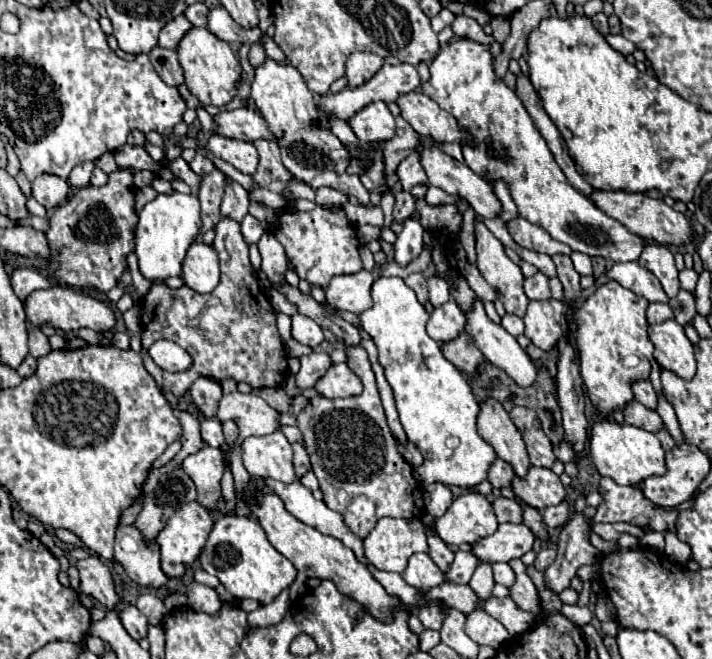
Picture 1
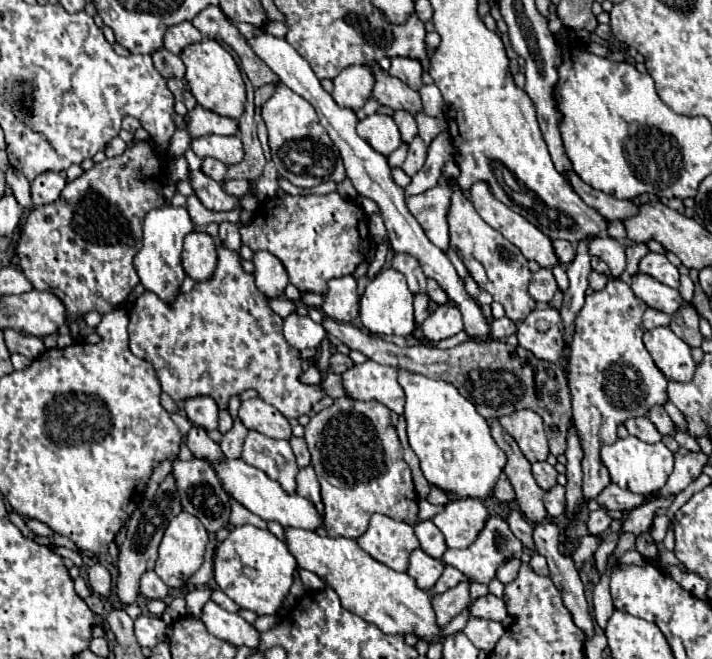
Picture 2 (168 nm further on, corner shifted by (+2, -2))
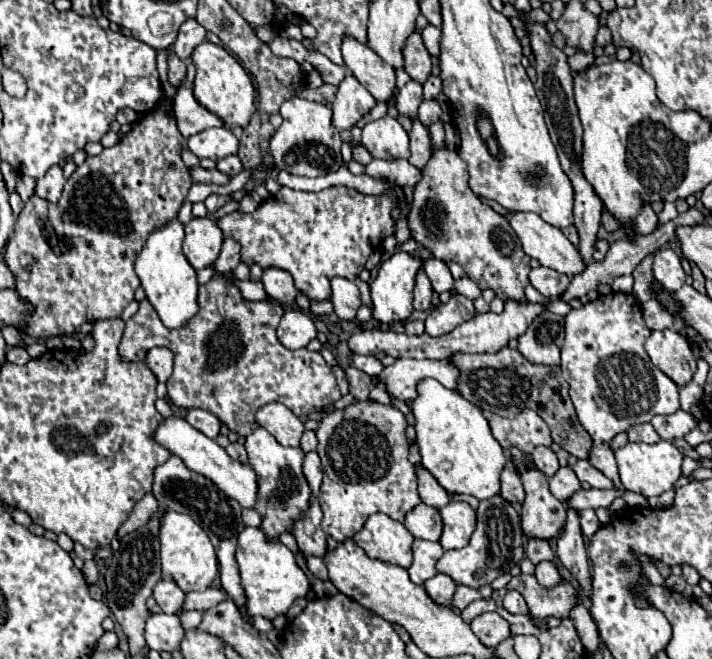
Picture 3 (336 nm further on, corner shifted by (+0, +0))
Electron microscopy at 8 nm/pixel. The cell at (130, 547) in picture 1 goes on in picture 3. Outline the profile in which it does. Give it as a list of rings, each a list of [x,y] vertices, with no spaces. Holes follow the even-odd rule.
[[[161,580],[155,590],[153,590],[153,598],[157,600],[157,604],[161,606],[161,610],[165,614],[177,614],[183,606],[185,600],[185,592],[171,580]]]

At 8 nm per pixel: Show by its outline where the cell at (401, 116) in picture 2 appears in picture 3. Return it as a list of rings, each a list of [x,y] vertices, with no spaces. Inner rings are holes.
[[[409,80],[401,88],[401,92],[397,96],[397,110],[399,110],[399,114],[409,116],[409,118],[417,116],[417,108],[421,104],[421,94],[423,94],[423,86],[417,80]]]

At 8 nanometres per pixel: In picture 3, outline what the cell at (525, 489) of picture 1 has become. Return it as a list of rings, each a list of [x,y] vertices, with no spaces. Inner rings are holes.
[[[539,446],[535,448],[535,452],[531,454],[533,462],[537,464],[537,468],[545,474],[545,476],[553,476],[557,470],[559,470],[559,462],[557,462],[557,456],[551,448],[547,446]]]

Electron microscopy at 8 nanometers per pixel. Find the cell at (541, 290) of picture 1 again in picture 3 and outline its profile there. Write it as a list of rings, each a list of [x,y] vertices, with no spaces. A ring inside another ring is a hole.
[[[539,266],[539,268],[531,270],[529,280],[545,298],[557,298],[559,294],[565,292],[565,288],[571,282],[569,276],[565,276],[565,274],[557,272],[557,270],[545,268],[545,266]]]

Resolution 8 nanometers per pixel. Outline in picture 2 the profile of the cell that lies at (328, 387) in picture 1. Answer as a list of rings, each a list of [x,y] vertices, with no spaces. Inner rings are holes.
[[[373,360],[355,364],[341,374],[345,394],[353,400],[379,400],[397,416],[403,416],[405,396],[397,384],[397,368],[381,366]]]

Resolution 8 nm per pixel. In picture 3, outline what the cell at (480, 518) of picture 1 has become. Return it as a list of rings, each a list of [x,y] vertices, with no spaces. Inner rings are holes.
[[[451,500],[441,510],[441,518],[443,518],[443,534],[439,538],[439,544],[445,550],[463,548],[475,530],[475,510],[467,502]]]

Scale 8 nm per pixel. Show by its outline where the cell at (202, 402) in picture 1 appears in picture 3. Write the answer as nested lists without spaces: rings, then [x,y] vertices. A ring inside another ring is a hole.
[[[199,408],[187,410],[185,420],[187,420],[191,426],[195,426],[197,430],[201,430],[201,432],[203,432],[205,436],[209,436],[209,438],[217,438],[219,428],[221,428],[221,422],[219,422],[211,412],[199,410]]]

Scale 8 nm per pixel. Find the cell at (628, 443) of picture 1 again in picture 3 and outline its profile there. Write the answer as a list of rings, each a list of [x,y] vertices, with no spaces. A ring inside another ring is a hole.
[[[629,442],[625,448],[615,450],[617,466],[621,468],[621,480],[627,490],[649,496],[661,496],[663,492],[671,490],[675,482],[681,478],[681,464],[683,454],[671,442],[657,442],[657,444],[633,444]]]

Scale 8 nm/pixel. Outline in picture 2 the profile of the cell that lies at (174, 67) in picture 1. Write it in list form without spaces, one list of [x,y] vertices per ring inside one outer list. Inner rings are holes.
[[[161,48],[161,50],[157,50],[157,52],[153,52],[151,54],[153,56],[153,64],[157,66],[157,72],[163,76],[163,78],[183,78],[183,74],[185,74],[185,64],[181,62],[181,58],[179,56],[175,56],[175,54],[171,54],[169,50],[165,50],[165,48]]]

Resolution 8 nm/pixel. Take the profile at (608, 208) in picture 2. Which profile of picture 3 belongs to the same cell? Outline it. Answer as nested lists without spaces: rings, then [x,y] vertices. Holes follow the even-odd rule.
[[[649,204],[643,206],[641,214],[635,218],[635,232],[639,232],[641,236],[647,236],[651,234],[655,228],[657,228],[657,214],[653,212],[653,208]]]

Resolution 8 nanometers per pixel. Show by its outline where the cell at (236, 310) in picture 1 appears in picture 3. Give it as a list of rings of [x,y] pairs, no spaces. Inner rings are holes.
[[[215,276],[199,288],[199,312],[179,330],[165,328],[153,306],[139,302],[137,314],[125,322],[119,354],[121,360],[137,362],[155,346],[173,350],[175,366],[167,380],[171,402],[185,410],[207,410],[237,436],[249,436],[259,426],[255,412],[269,402],[281,402],[303,416],[341,398],[335,374],[319,352],[291,352],[277,340],[275,330],[283,314],[281,304],[249,302],[225,276]],[[217,296],[223,296],[221,308]]]

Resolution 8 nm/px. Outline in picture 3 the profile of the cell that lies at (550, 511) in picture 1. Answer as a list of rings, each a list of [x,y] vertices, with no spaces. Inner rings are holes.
[[[561,466],[561,468],[555,472],[555,476],[549,478],[549,488],[551,488],[551,494],[553,494],[557,500],[565,502],[573,492],[577,492],[577,490],[581,488],[581,482],[579,482],[579,478],[575,476],[575,472],[573,472],[571,466]]]

